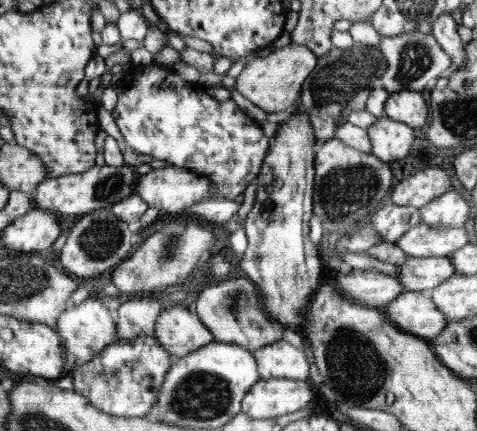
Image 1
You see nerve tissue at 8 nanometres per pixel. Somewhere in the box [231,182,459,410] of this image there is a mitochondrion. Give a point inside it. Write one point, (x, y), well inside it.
(357, 370)

